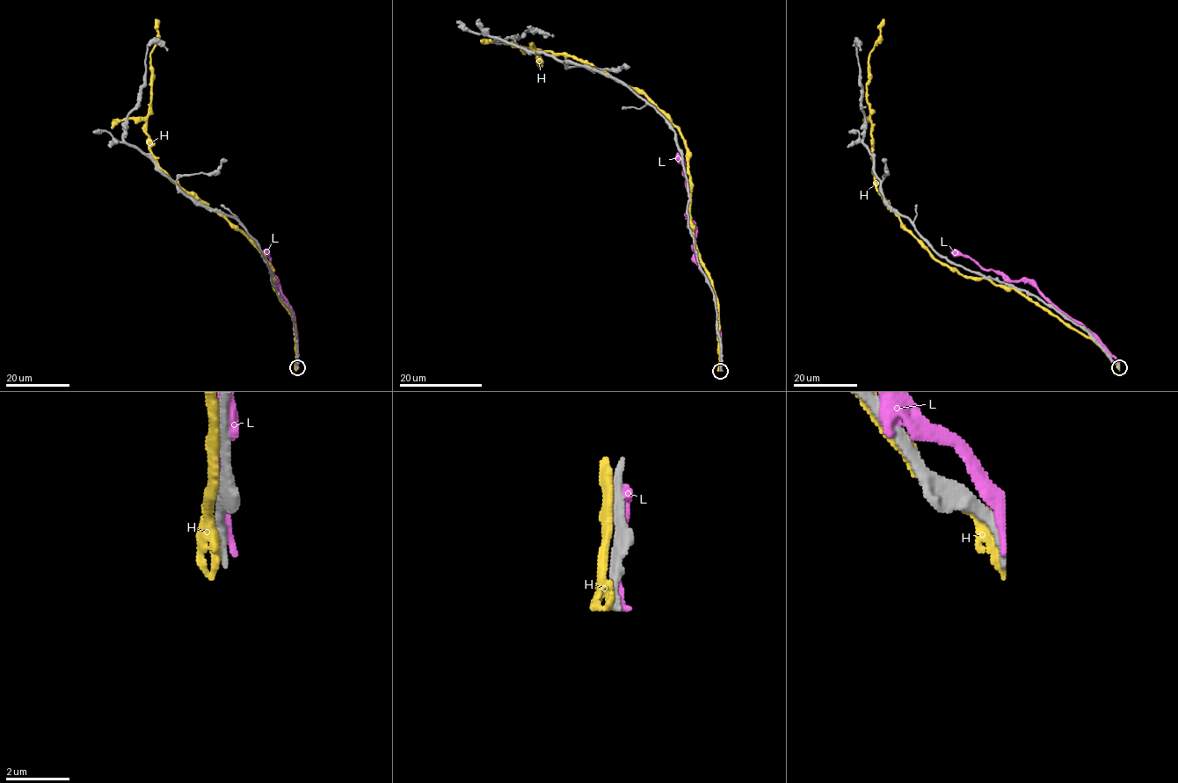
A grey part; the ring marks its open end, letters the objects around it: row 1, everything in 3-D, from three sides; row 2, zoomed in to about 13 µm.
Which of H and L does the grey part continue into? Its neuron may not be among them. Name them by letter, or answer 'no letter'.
no letter

